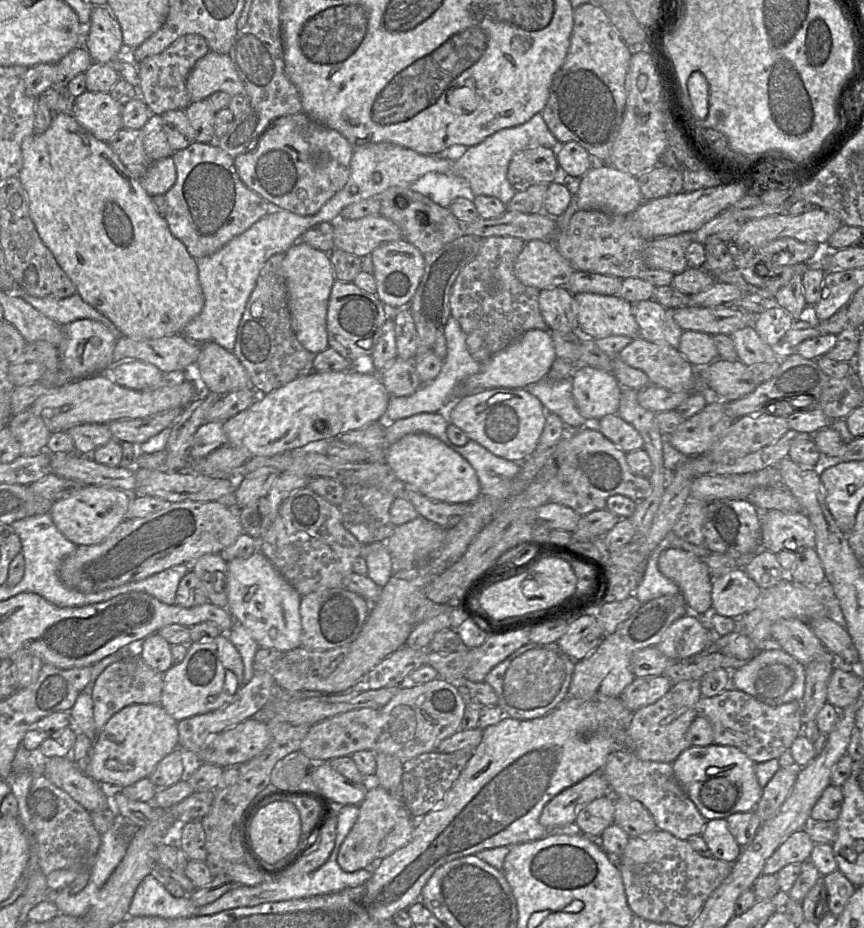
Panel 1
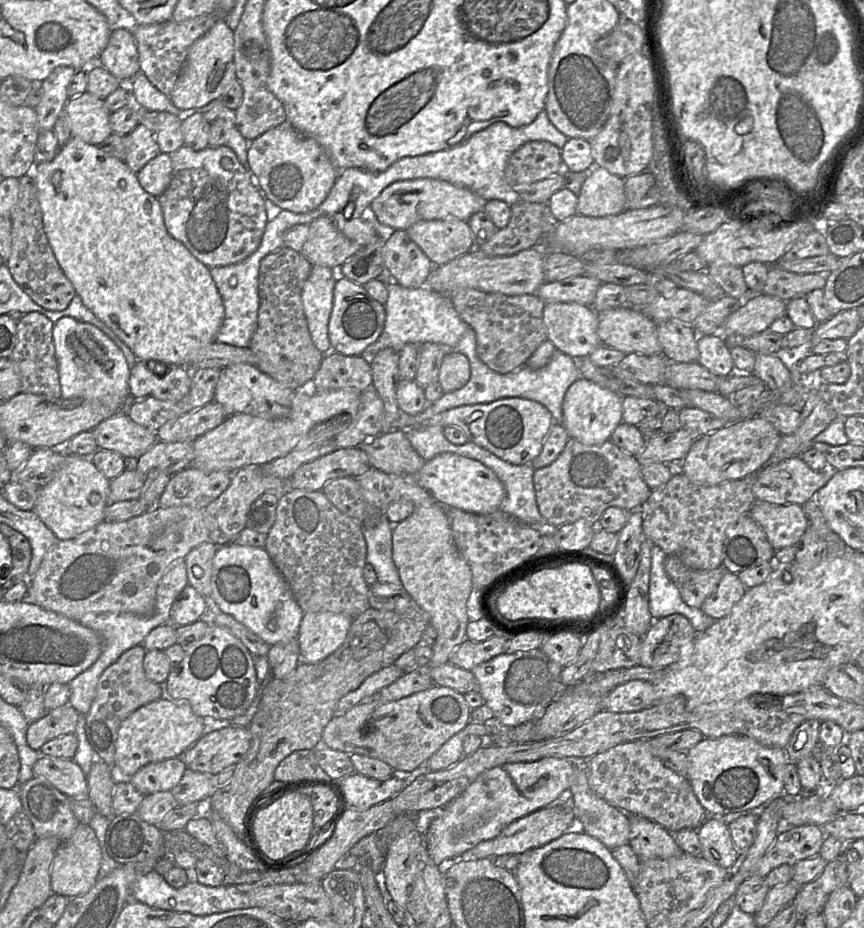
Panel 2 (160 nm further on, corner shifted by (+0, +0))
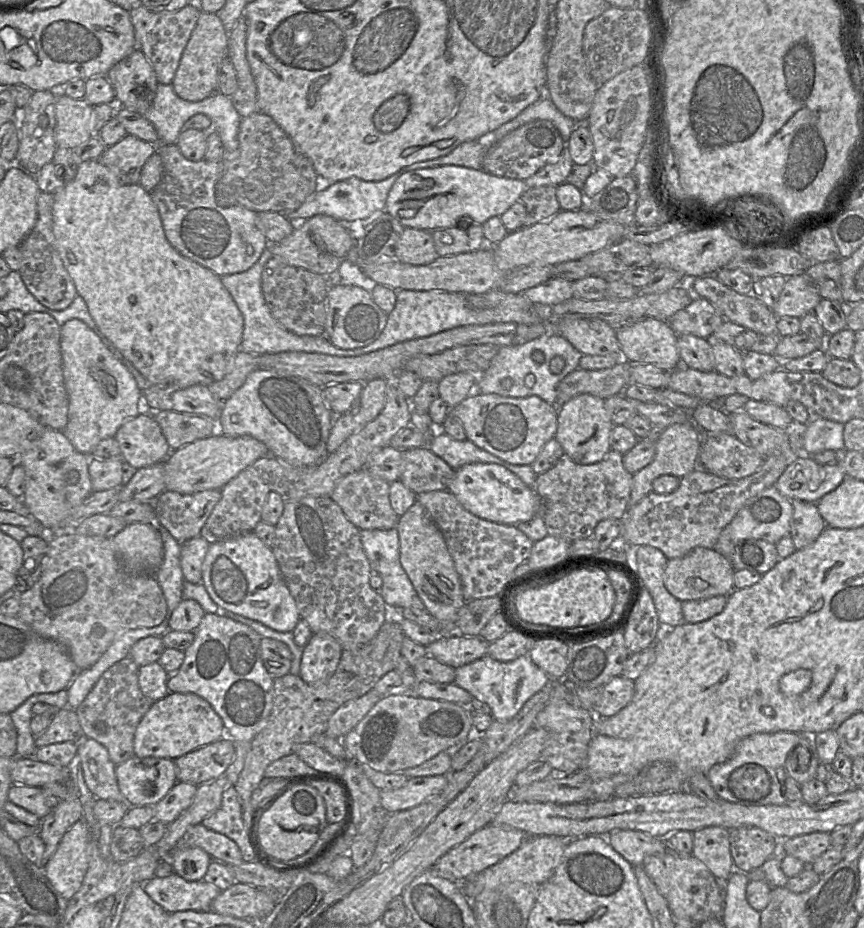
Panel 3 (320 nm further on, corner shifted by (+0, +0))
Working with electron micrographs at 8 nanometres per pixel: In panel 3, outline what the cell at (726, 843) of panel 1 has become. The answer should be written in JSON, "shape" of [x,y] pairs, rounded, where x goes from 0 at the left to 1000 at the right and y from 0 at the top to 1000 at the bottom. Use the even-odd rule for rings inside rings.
{"shape":[[[821,890],[801,898],[801,921],[817,932],[833,950],[841,950],[850,935],[845,917],[845,894]]]}

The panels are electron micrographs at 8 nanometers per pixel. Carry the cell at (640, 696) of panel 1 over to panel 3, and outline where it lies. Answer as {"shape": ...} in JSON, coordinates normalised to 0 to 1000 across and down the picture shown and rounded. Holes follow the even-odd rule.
{"shape":[[[720,728],[708,731],[697,739],[696,751],[686,763],[686,769],[690,774],[704,774],[712,770],[730,756],[734,745],[733,733]]]}

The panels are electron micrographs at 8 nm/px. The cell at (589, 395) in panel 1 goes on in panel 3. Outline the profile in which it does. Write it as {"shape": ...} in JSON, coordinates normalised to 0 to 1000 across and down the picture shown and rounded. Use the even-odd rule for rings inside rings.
{"shape":[[[683,425],[669,426],[646,439],[642,473],[652,487],[668,500],[681,501],[696,497],[707,485],[706,469],[711,459],[696,429]]]}

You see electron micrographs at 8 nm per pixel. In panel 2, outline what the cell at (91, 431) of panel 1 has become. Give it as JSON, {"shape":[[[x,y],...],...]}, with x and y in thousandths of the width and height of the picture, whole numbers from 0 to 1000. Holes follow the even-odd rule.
{"shape":[[[146,443],[119,453],[106,462],[115,484],[161,495],[183,474],[182,468],[149,450]]]}

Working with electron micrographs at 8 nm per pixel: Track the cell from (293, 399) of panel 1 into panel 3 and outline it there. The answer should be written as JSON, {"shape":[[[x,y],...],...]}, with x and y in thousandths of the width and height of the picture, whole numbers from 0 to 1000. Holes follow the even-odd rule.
{"shape":[[[258,468],[243,470],[198,486],[190,497],[192,528],[209,532],[252,527],[296,496],[311,490],[308,480],[289,470],[264,471]]]}

